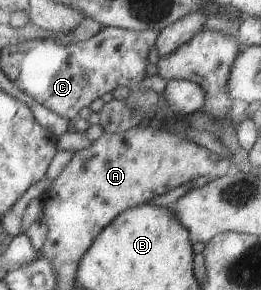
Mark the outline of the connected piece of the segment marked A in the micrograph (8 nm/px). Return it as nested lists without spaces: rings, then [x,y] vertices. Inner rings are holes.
[[[135,126],[120,134],[104,132],[99,139],[93,141],[89,148],[74,151],[72,159],[43,195],[44,210],[41,214],[41,221],[48,226],[47,239],[33,261],[45,258],[51,263],[53,261],[59,261],[59,263],[75,261],[78,263],[97,239],[99,232],[120,213],[131,209],[131,207],[147,204],[151,199],[179,187],[179,185],[194,181],[201,175],[205,175],[213,181],[213,179],[225,177],[233,170],[235,167],[231,160],[219,157],[217,153],[211,153],[209,149],[197,145],[195,141],[179,137],[175,133],[169,133],[165,127],[155,131],[150,126]]]

